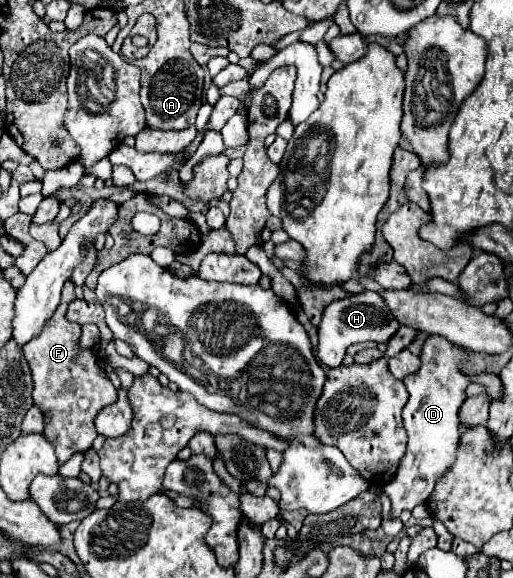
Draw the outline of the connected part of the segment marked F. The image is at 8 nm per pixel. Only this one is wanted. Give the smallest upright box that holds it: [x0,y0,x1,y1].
[23,279,117,465]

